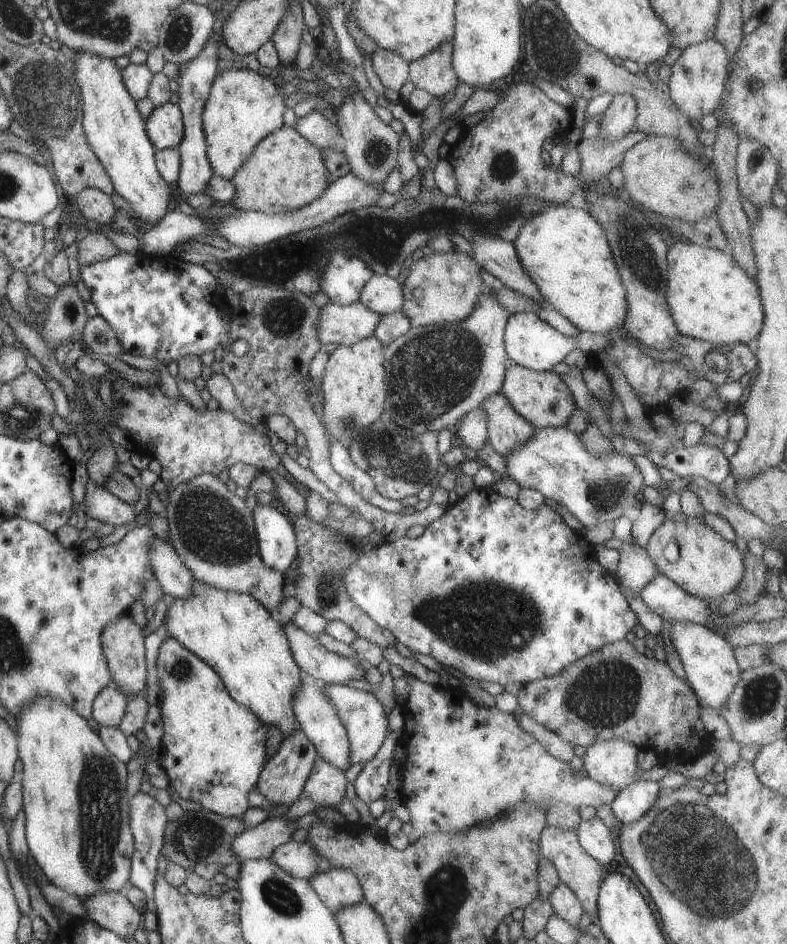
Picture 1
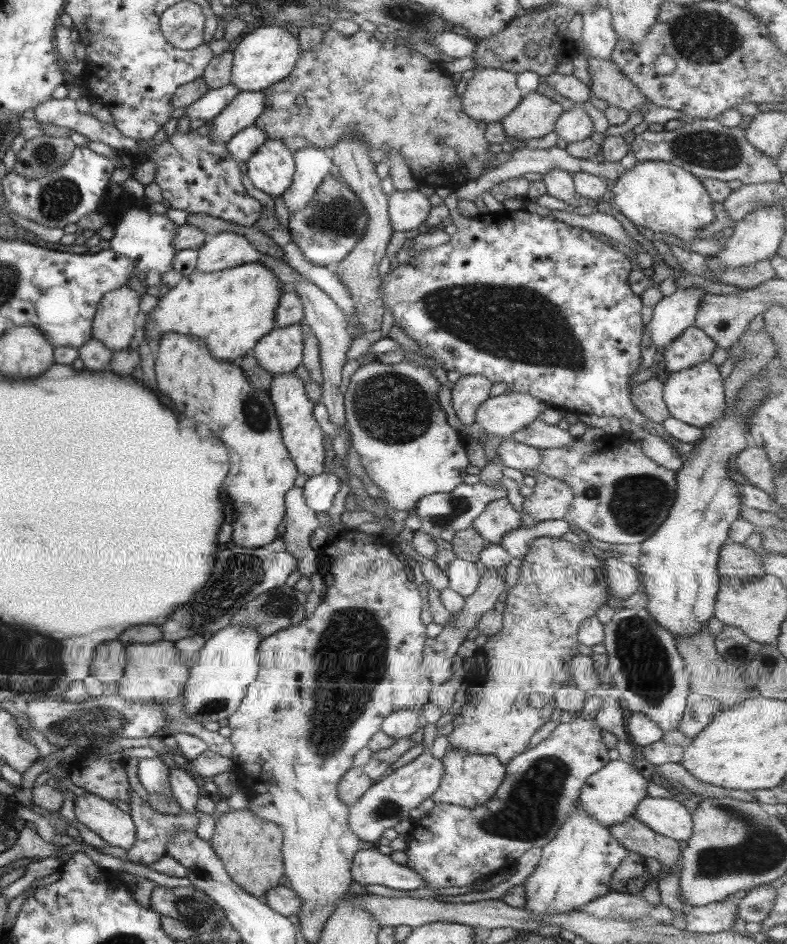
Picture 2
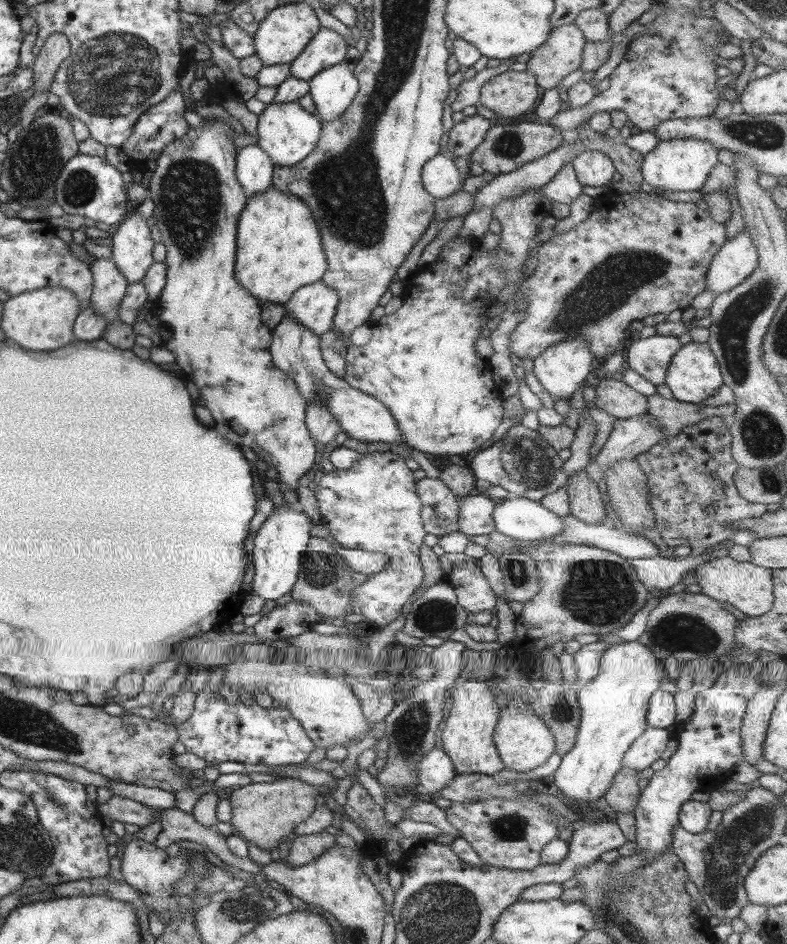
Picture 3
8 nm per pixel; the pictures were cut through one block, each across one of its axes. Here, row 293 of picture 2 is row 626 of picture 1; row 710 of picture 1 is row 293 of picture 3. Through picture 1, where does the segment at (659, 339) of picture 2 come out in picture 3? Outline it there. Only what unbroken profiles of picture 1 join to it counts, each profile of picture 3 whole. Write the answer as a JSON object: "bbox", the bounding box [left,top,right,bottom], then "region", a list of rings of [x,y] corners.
{"bbox":[705,229,758,295],"region":[[[747,229],[726,240],[711,259],[705,290],[714,295],[727,292],[748,279],[757,268],[758,254]]]}

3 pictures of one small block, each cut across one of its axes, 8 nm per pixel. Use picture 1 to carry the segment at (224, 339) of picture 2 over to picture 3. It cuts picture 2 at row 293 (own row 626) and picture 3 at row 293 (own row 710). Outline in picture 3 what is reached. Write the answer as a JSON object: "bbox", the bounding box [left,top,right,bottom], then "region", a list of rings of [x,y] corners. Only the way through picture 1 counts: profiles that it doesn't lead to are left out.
{"bbox":[233,187,327,305],"region":[[[270,187],[253,194],[247,199],[243,212],[239,214],[236,228],[237,254],[235,254],[233,278],[245,292],[252,294],[259,302],[267,301],[283,305],[301,286],[318,283],[327,271],[326,256],[317,225],[311,220],[309,208],[291,193]]]}

